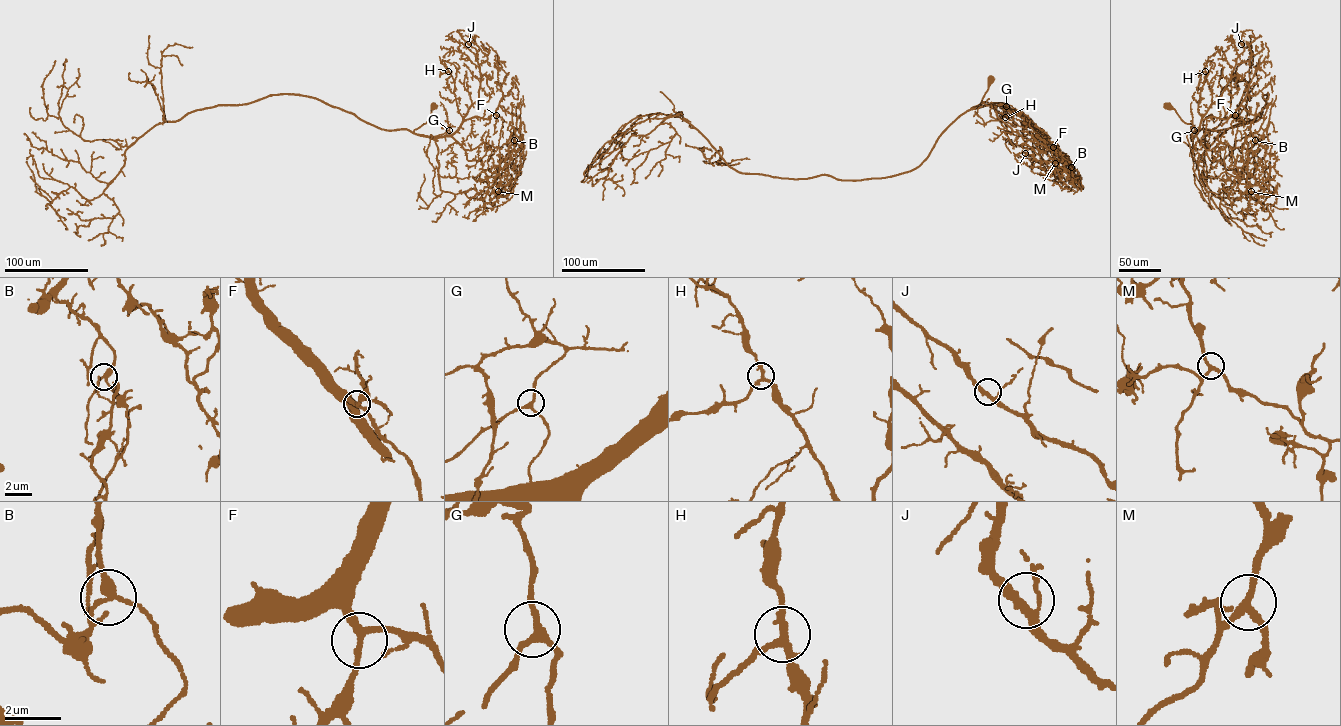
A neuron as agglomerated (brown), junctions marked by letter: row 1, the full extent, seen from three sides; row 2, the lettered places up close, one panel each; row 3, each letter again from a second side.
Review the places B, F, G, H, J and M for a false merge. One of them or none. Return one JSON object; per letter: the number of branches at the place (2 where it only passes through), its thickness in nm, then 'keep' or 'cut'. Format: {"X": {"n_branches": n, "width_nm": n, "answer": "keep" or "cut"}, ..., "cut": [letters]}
{"B": {"n_branches": 3, "width_nm": 240, "answer": "cut"}, "F": {"n_branches": 3, "width_nm": 240, "answer": "keep"}, "G": {"n_branches": 3, "width_nm": 240, "answer": "keep"}, "H": {"n_branches": 3, "width_nm": 240, "answer": "keep"}, "J": {"n_branches": 3, "width_nm": 240, "answer": "keep"}, "M": {"n_branches": 3, "width_nm": 240, "answer": "keep"}, "cut": ["B"]}

